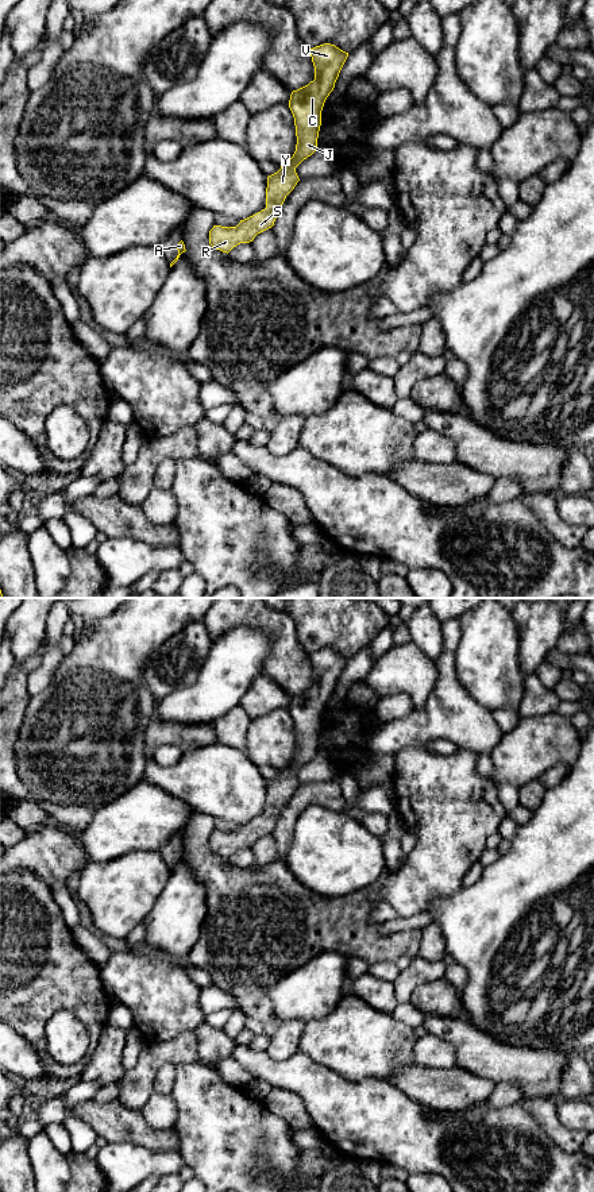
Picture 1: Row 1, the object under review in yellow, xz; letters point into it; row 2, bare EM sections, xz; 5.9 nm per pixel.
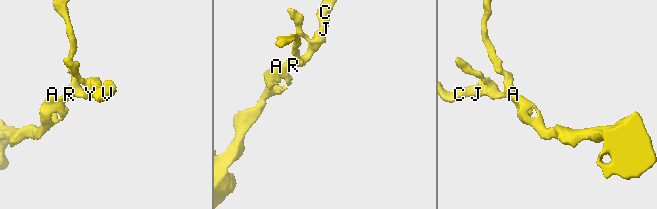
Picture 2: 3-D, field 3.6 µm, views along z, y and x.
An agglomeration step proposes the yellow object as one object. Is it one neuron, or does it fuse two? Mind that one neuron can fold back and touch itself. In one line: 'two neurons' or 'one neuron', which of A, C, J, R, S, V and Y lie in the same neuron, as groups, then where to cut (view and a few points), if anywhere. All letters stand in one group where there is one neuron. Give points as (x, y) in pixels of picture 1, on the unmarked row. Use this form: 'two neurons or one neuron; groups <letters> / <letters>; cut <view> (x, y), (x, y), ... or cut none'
one neuron; groups A C J R S V Y; cut none

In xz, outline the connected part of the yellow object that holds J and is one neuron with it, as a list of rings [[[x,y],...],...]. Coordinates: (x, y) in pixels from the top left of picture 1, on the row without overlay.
[[[324,648],[310,653],[310,661],[315,671],[315,684],[293,695],[289,705],[296,730],[296,756],[277,778],[267,782],[265,814],[240,825],[236,832],[213,830],[209,836],[209,849],[216,855],[228,859],[238,849],[250,848],[258,838],[271,833],[286,801],[300,786],[296,772],[317,756],[321,715],[335,693],[348,657],[335,649]]]

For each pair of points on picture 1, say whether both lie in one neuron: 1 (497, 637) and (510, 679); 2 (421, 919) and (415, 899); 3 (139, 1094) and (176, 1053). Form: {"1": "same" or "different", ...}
{"1": "same", "2": "different", "3": "same"}

